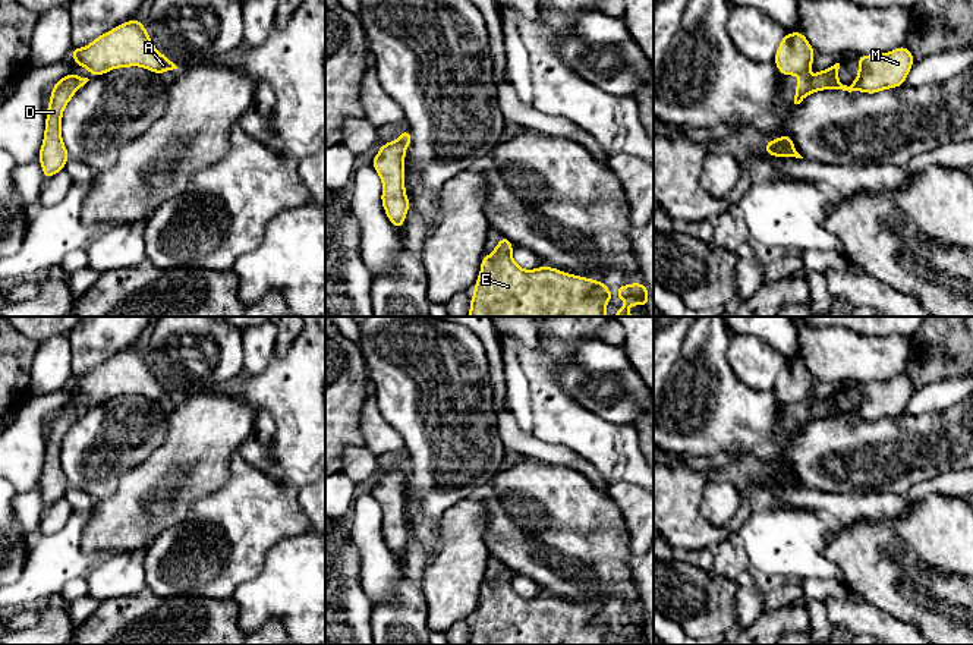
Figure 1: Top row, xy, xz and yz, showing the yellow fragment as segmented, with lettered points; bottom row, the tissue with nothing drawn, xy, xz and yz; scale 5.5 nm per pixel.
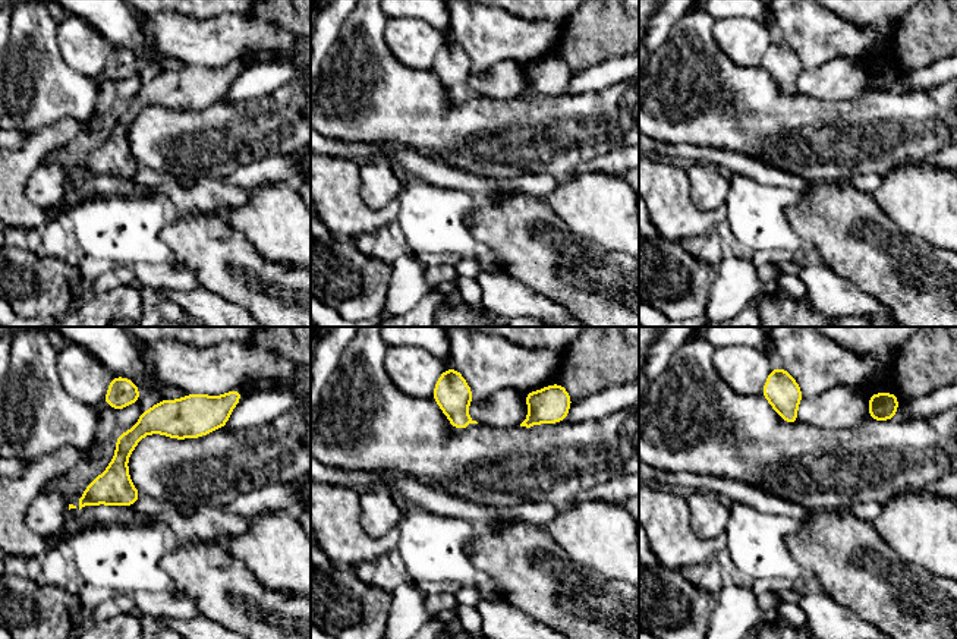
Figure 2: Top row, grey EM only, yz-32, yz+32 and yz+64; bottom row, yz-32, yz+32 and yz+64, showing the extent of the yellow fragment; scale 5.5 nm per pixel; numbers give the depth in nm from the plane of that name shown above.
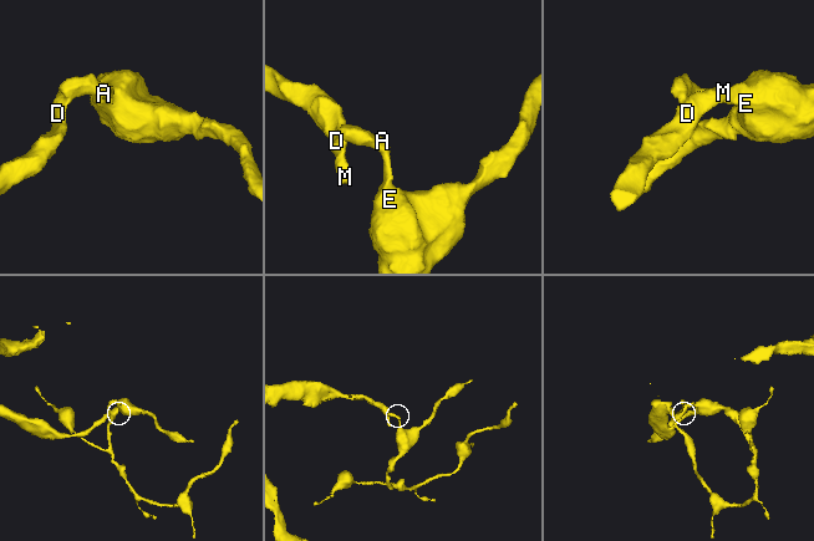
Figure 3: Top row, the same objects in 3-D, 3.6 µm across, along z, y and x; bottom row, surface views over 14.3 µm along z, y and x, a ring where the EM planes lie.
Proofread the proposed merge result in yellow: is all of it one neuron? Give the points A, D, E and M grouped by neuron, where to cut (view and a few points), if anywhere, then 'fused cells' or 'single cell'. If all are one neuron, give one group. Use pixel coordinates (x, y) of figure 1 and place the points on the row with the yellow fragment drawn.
groups A E / D M; cut yz (812, 76), (811, 85), (796, 94); fused cells

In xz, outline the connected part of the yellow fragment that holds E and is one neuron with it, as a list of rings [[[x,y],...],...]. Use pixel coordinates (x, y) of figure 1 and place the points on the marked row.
[[[501,235],[491,255],[481,261],[473,286],[469,317],[607,317],[605,305],[614,301],[604,281],[573,276],[552,267],[520,268],[511,255],[514,245]]]

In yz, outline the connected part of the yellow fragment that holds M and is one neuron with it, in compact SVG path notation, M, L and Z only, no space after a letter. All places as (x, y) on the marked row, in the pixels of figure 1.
M907 45L884 54L857 57L859 75L851 85L843 85L837 75L840 63L812 75L810 88L794 95L794 104L800 104L810 92L824 89L862 91L876 94L882 89L898 88L904 84L914 57Z

